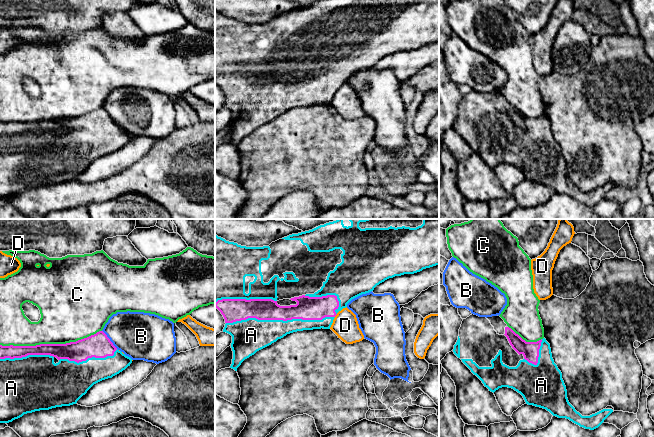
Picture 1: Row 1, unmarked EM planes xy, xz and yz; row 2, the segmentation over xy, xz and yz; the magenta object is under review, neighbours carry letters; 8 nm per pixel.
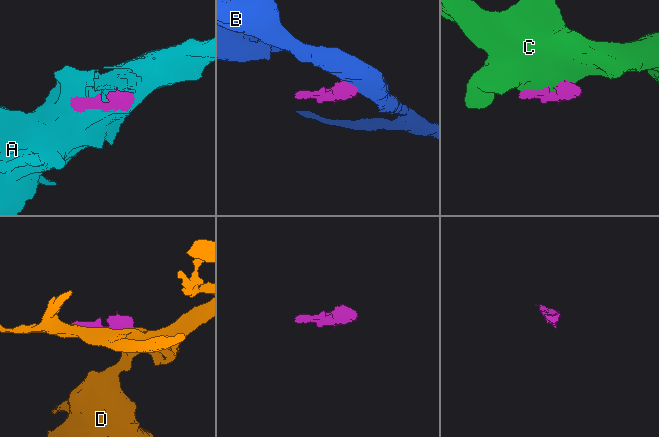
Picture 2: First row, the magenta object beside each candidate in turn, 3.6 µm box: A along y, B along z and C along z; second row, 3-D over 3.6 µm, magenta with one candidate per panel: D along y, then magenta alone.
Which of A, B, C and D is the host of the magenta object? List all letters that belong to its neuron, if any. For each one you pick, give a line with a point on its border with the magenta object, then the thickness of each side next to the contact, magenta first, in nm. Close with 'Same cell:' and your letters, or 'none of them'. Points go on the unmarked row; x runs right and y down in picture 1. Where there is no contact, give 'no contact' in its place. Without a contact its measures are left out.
A: contact xz (280, 95); calibres 190 and 260 nm
Same cell: A

